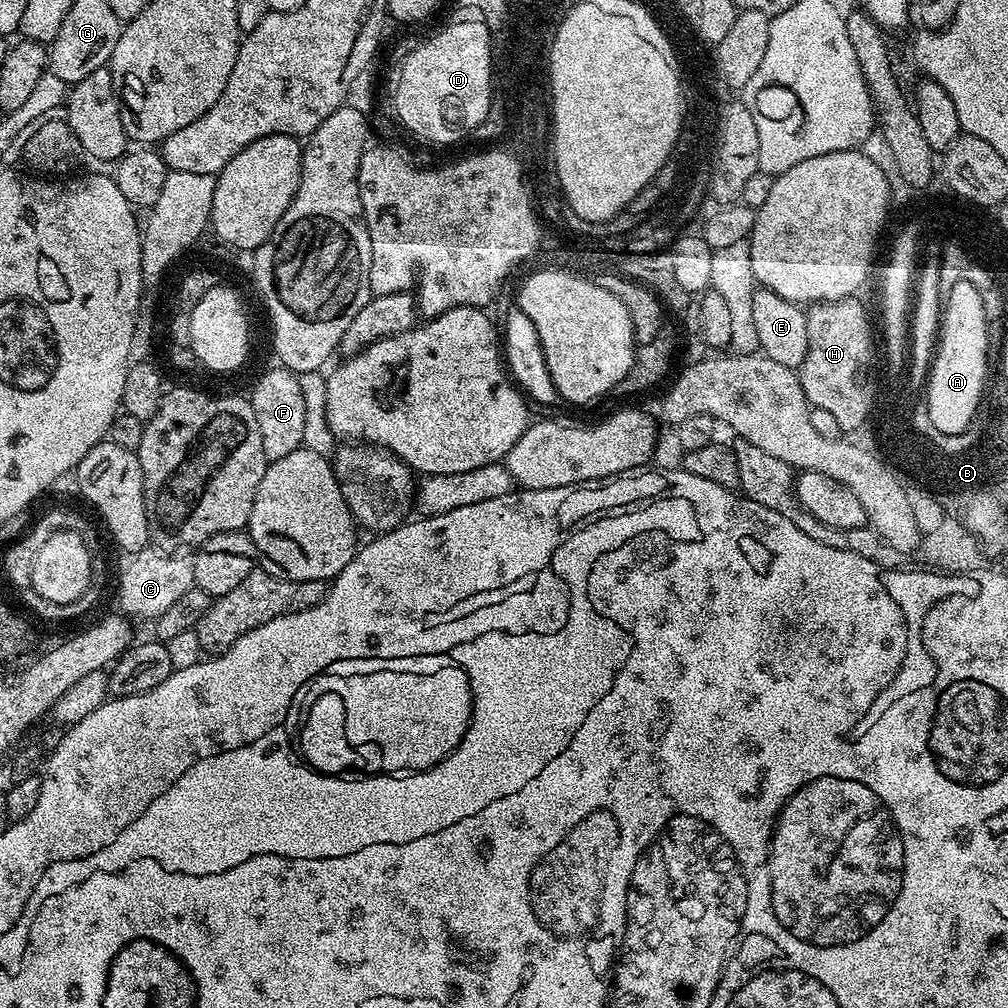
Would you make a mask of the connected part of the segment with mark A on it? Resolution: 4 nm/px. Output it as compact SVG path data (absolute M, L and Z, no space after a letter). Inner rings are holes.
M960 284L942 308L939 323L938 343L934 359L926 376L928 400L926 407L930 422L942 430L942 434L967 432L977 419L980 399L986 396L984 379L988 376L988 340L990 340L986 310L980 297L968 284Z

